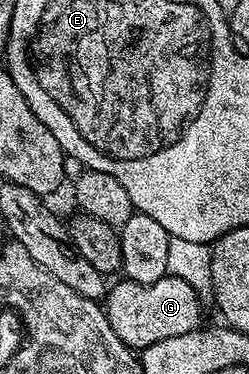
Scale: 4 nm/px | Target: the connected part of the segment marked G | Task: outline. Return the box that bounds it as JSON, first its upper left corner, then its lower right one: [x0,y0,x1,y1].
[104,276,203,352]

